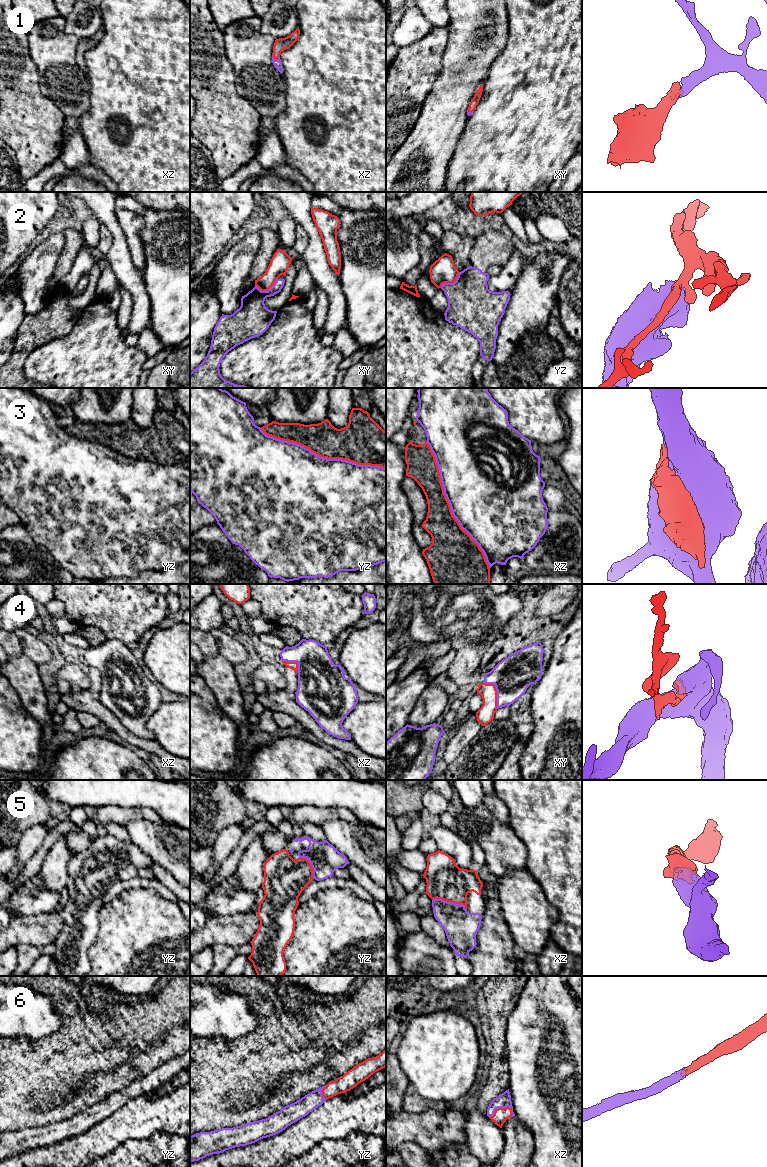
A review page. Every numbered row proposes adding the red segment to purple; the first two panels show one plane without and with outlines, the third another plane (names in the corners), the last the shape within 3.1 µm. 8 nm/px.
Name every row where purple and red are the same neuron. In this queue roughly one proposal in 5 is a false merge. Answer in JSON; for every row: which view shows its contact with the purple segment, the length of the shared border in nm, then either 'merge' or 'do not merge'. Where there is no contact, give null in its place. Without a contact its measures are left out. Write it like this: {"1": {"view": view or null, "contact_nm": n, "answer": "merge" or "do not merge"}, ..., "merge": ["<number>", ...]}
{"1": {"view": "xz", "contact_nm": 70, "answer": "merge"}, "2": {"view": "xy", "contact_nm": 190, "answer": "do not merge"}, "3": {"view": "xz", "contact_nm": 1150, "answer": "do not merge"}, "4": {"view": "xy", "contact_nm": 240, "answer": "merge"}, "5": {"view": "xz", "contact_nm": 300, "answer": "merge"}, "6": {"view": "xz", "contact_nm": 200, "answer": "merge"}, "merge": ["1", "4", "5", "6"]}

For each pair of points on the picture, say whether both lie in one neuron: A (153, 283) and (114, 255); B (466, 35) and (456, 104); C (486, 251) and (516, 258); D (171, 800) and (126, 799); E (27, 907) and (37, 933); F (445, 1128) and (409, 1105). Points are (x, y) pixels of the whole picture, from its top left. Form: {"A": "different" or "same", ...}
{"A": "different", "B": "same", "C": "different", "D": "same", "E": "different", "F": "different"}

